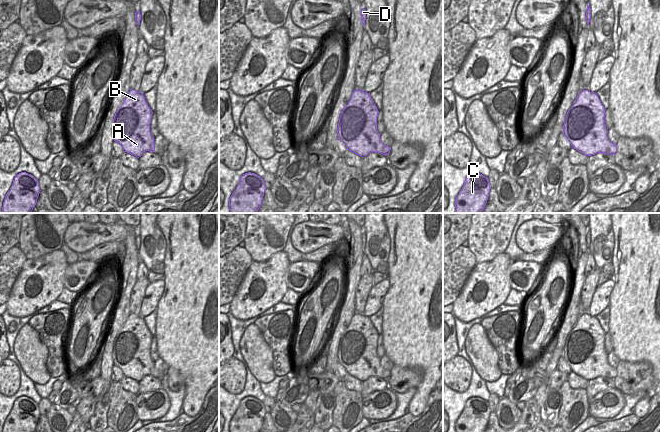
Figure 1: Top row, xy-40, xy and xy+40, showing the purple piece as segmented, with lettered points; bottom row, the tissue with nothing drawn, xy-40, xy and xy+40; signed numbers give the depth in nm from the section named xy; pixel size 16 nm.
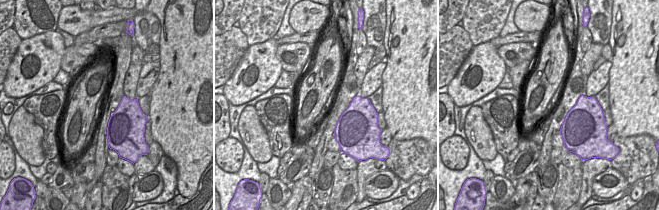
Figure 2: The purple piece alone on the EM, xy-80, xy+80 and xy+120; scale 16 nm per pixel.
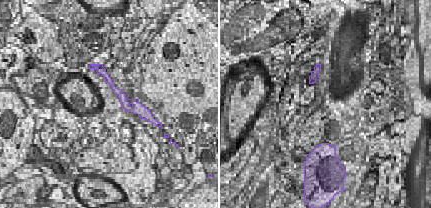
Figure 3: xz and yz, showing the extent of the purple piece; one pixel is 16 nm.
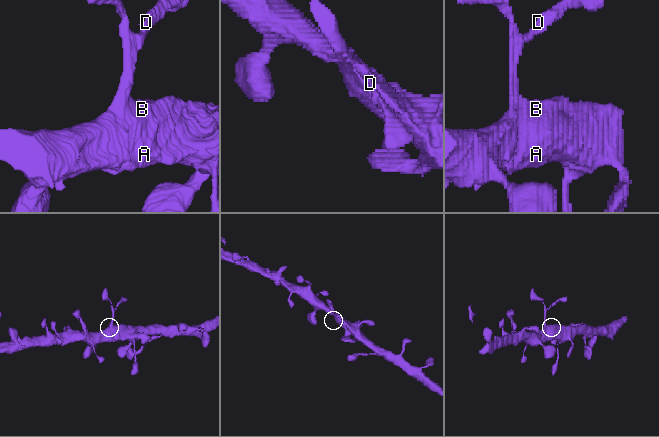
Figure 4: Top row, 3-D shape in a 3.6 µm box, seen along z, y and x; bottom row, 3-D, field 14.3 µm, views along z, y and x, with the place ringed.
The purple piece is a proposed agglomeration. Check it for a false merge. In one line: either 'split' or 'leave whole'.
leave whole

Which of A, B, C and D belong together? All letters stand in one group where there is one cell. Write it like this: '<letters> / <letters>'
A B C D

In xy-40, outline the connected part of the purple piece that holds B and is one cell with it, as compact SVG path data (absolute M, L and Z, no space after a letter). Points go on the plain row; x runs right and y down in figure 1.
M130 313L113 343L114 365L137 382L146 375L155 374L154 361L150 356L153 336L143 318Z

